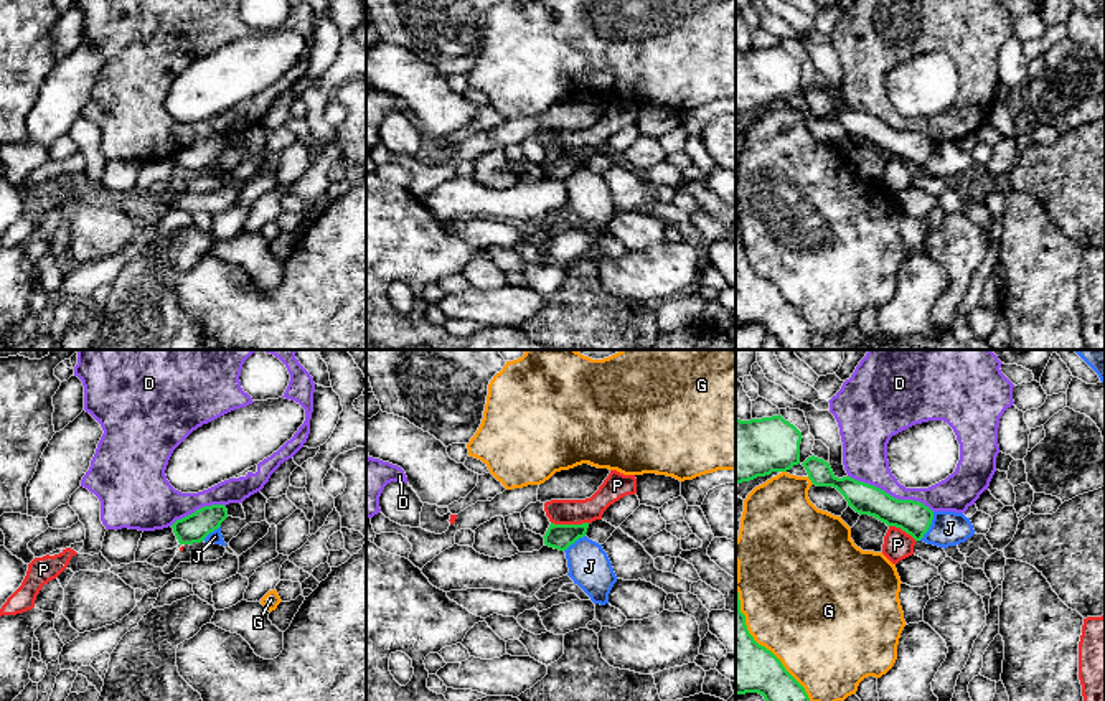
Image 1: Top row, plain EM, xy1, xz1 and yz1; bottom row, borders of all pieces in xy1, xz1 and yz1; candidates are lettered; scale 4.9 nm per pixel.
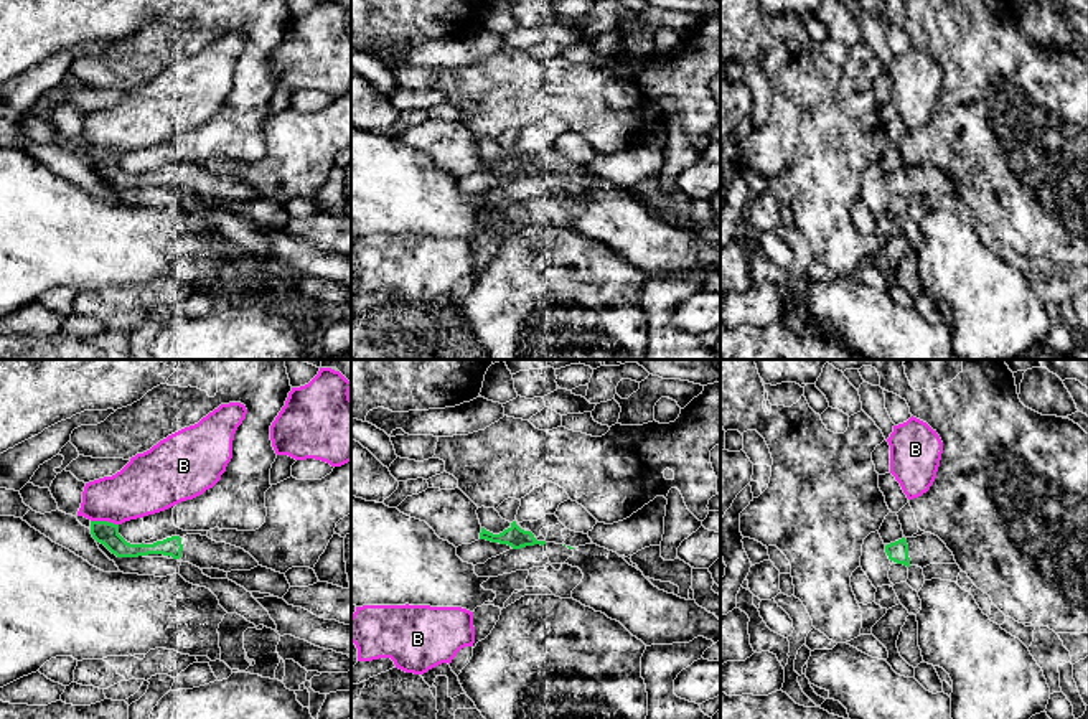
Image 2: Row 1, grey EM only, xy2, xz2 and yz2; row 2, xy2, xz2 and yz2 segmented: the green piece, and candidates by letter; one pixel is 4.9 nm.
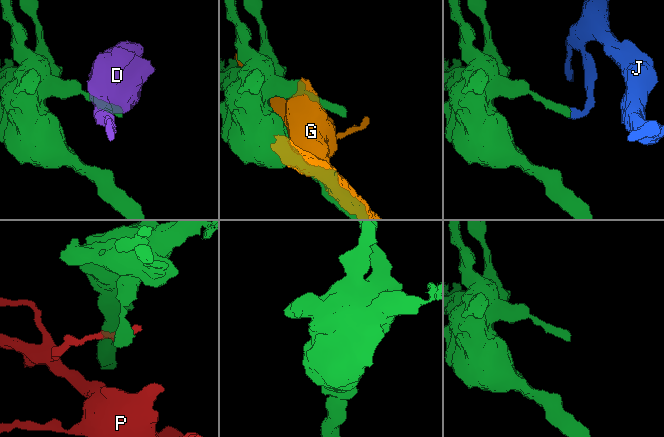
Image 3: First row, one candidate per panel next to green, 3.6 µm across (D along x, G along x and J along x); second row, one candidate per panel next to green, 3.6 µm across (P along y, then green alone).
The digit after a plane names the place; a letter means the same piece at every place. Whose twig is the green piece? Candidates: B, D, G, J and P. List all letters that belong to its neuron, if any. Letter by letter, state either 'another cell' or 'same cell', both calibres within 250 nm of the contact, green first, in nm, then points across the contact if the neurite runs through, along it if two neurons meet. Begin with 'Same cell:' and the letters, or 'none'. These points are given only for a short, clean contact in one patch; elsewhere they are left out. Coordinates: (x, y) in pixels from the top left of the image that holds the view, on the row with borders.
Same cell: none
B: another cell; 120 nm thick on the green side, 280 nm on the other; border along xy2 (91, 520), (107, 520), (117, 525)
D: another cell; 160 nm thick on the green side, 220 nm on the other
G: another cell; 300 nm thick on the green side, 480 nm on the other
J: another cell; 160 nm thick on the green side, 170 nm on the other; border along yz1 (934, 512), (929, 530), (919, 540)
P: another cell; 130 nm thick on the green side, 130 nm on the other; border along xz1 (551, 522), (587, 523)

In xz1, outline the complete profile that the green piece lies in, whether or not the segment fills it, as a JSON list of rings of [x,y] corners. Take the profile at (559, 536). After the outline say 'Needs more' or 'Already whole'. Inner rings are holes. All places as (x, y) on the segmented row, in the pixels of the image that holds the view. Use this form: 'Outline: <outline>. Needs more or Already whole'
Outline: [[[551,523],[544,538],[544,544],[559,551],[566,551],[579,538],[587,533],[589,523],[582,525],[554,525]]]. Already whole

